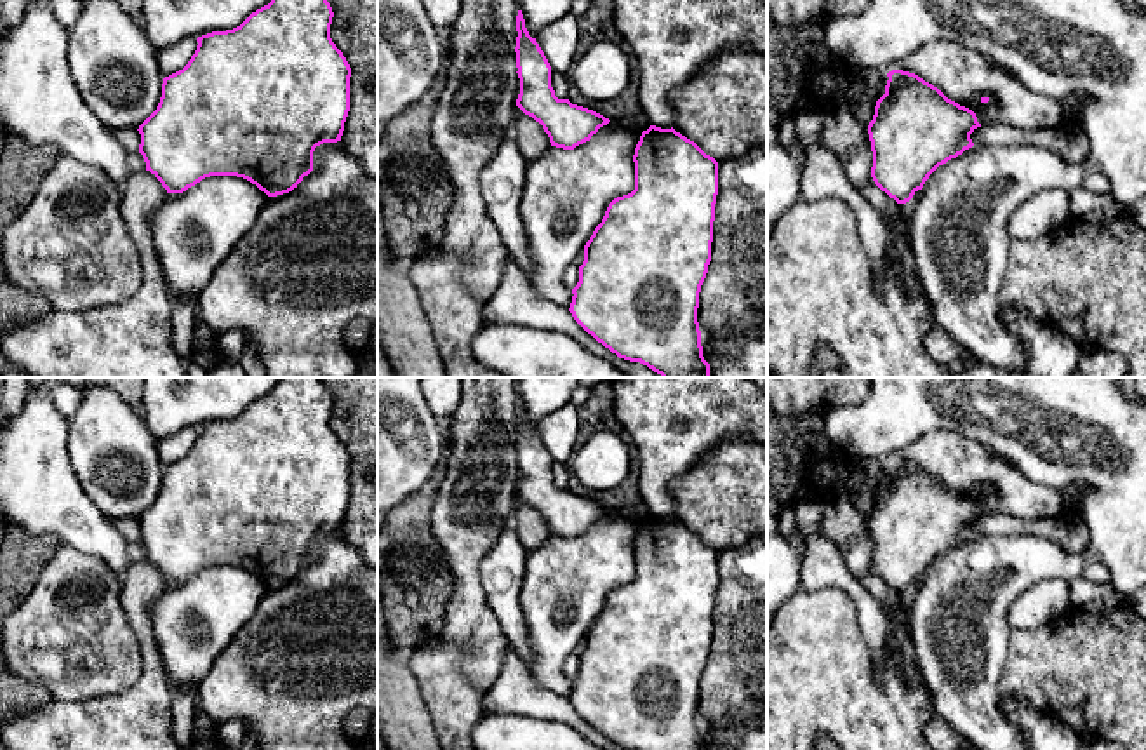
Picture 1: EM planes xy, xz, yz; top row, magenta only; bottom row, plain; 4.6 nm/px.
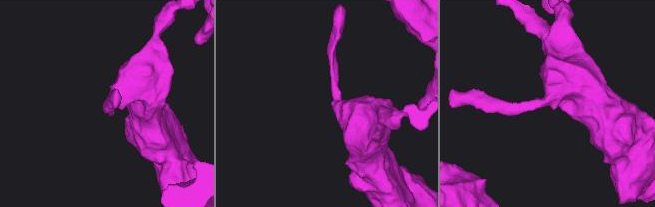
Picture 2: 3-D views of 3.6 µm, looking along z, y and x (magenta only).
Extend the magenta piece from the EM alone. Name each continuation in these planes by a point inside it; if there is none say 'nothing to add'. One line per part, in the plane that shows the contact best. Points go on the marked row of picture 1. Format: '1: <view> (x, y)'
nothing to add

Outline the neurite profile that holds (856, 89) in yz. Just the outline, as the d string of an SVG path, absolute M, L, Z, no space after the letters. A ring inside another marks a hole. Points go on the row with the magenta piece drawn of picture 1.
M852 77L847 84L847 90L843 94L843 101L849 104L857 104L866 96L866 82L859 77Z

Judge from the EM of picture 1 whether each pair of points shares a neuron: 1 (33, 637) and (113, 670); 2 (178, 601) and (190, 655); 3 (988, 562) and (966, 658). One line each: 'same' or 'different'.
1: same
2: same
3: same

